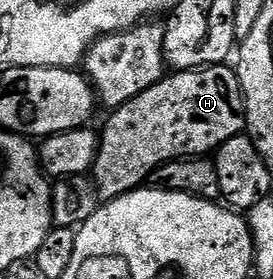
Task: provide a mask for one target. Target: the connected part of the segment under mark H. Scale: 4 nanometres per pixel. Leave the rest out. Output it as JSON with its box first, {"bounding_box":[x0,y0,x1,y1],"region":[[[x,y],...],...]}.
{"bounding_box":[89,65,245,199],"region":[[[230,65],[205,66],[197,70],[168,73],[153,88],[141,92],[129,104],[118,106],[110,115],[107,127],[101,130],[99,151],[89,174],[100,199],[120,198],[131,190],[138,190],[150,179],[159,166],[178,158],[207,156],[218,150],[219,145],[233,136],[244,133],[245,107],[239,75]]]}

